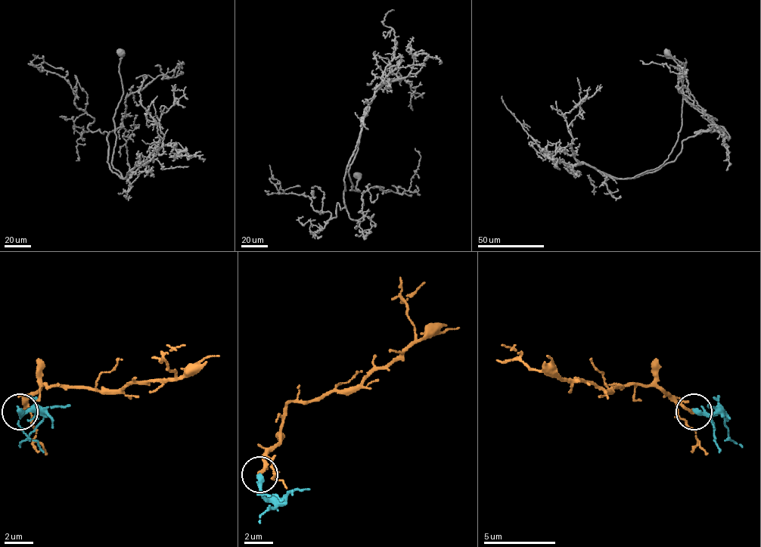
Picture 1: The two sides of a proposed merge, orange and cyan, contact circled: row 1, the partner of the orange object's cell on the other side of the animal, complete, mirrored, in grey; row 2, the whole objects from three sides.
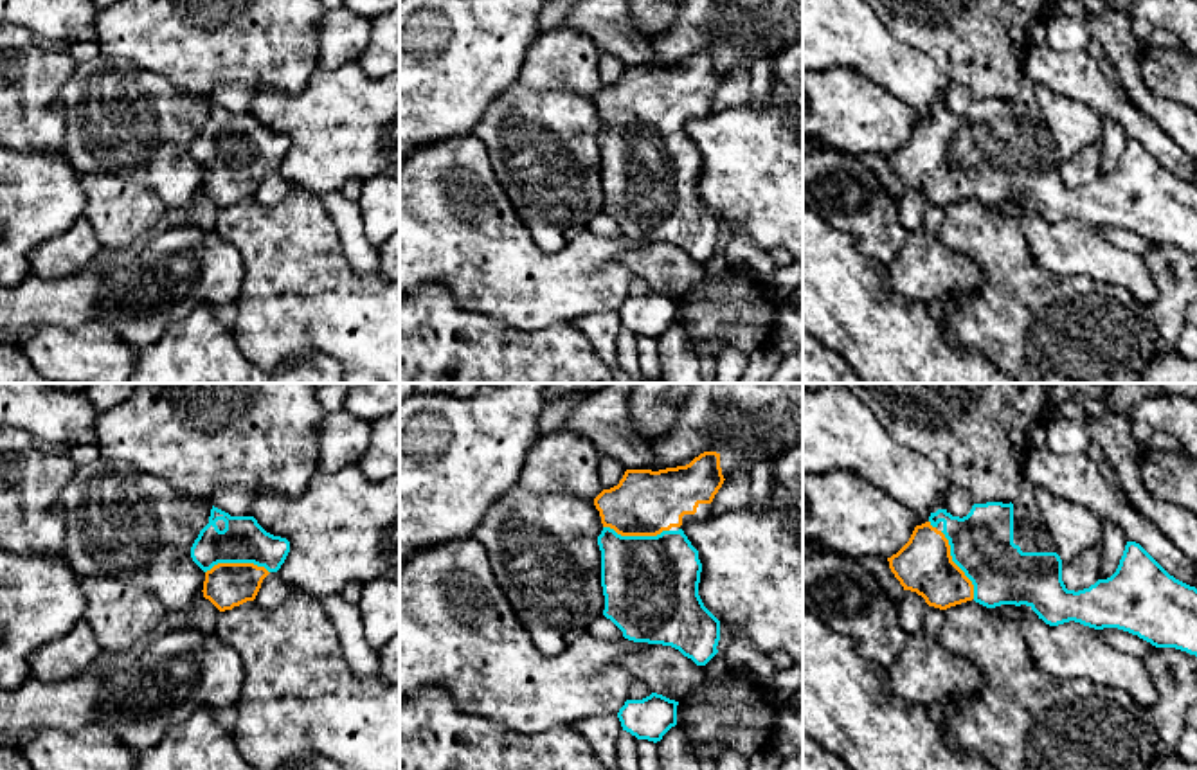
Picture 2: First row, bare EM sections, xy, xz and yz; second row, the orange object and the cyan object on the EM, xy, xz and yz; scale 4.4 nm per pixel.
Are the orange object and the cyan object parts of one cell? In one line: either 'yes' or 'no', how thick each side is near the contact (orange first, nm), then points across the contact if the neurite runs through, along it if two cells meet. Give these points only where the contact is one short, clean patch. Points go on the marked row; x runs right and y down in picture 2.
yes; calibres 260 and 280 nm

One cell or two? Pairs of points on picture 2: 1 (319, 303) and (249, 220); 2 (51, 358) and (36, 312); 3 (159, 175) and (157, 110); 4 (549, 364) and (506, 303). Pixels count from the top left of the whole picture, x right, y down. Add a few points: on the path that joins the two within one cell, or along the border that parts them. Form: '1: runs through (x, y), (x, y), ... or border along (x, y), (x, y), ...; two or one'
1: runs through (299, 283), (294, 265), (269, 240); one
2: border along (83, 326), (38, 328); two
3: runs through (159, 159), (157, 126); one
4: border along (486, 315), (521, 330), (567, 324); two

